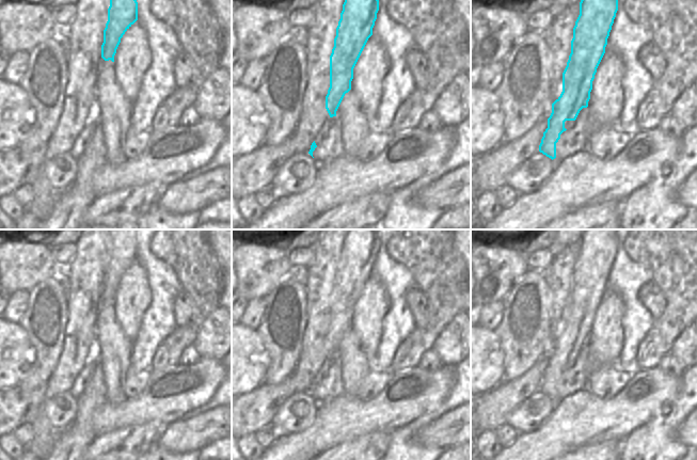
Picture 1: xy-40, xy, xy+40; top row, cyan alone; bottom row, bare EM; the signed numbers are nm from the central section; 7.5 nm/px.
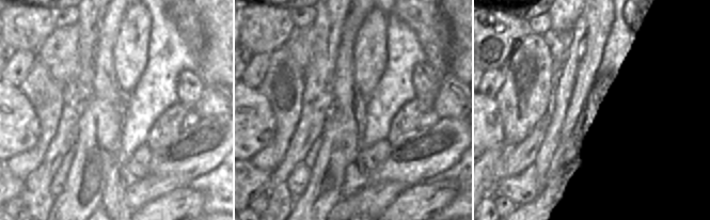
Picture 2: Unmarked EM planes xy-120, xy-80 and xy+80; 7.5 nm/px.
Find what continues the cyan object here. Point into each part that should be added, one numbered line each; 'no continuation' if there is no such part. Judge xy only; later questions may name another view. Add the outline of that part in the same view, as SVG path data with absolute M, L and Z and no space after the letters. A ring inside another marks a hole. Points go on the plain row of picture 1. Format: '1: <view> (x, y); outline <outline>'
no continuation

